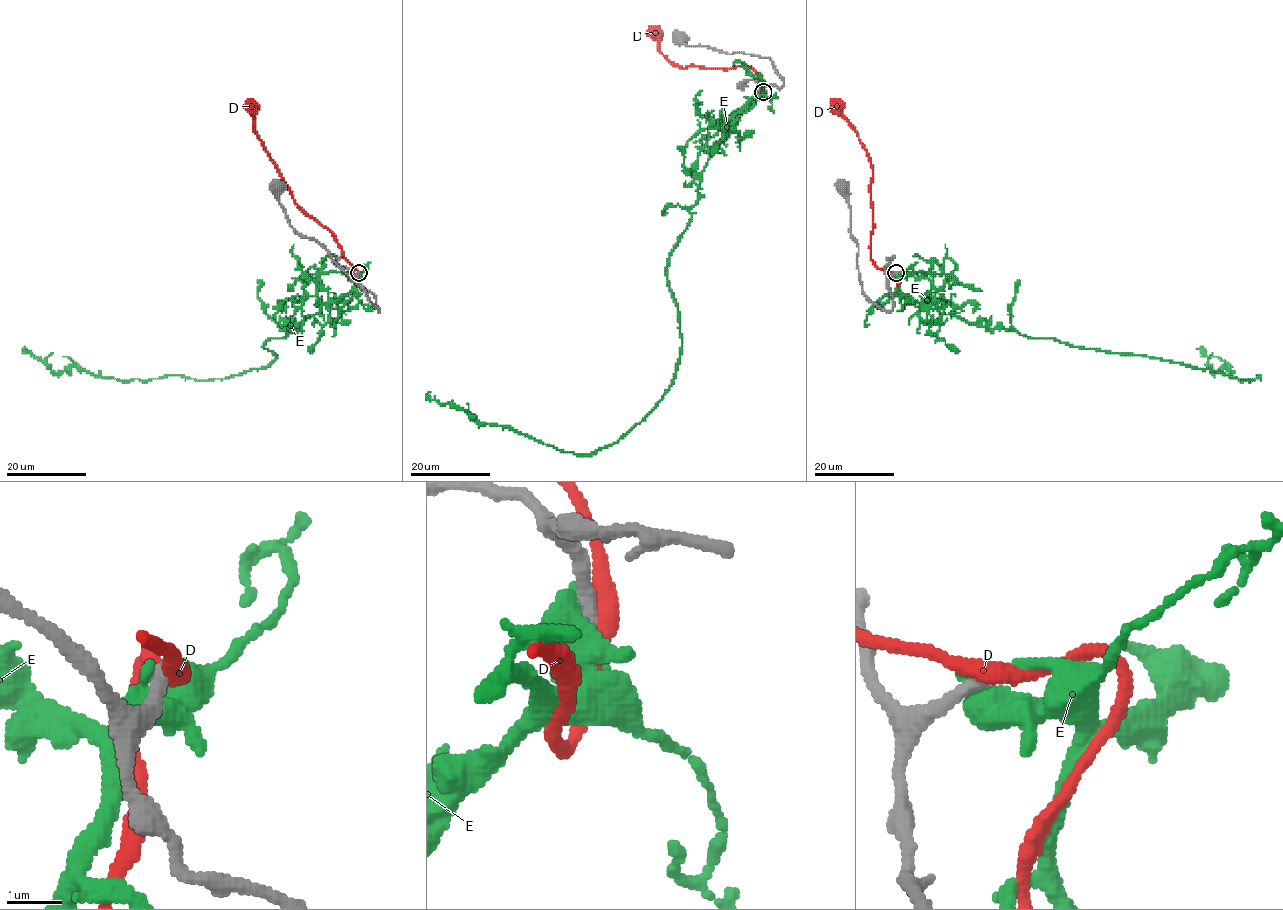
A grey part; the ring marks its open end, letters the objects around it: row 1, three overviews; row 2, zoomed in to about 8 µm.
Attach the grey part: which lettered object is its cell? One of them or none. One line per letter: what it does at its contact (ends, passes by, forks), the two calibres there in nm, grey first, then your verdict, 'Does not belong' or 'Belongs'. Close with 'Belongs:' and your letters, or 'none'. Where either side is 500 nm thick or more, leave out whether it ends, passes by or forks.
D: It passes by. Thickness 280 nm (grey) against 320 nm. Does not belong
E: Thickness 300 nm (grey) against 700 nm. Belongs
Belongs: E

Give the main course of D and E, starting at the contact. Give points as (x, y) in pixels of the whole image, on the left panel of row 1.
D: (358, 273), (343, 256), (335, 237), (296, 204), (254, 130), (251, 106)
E: (358, 274), (347, 293), (269, 338), (263, 346), (276, 357), (268, 366), (222, 379), (53, 373), (27, 348)

